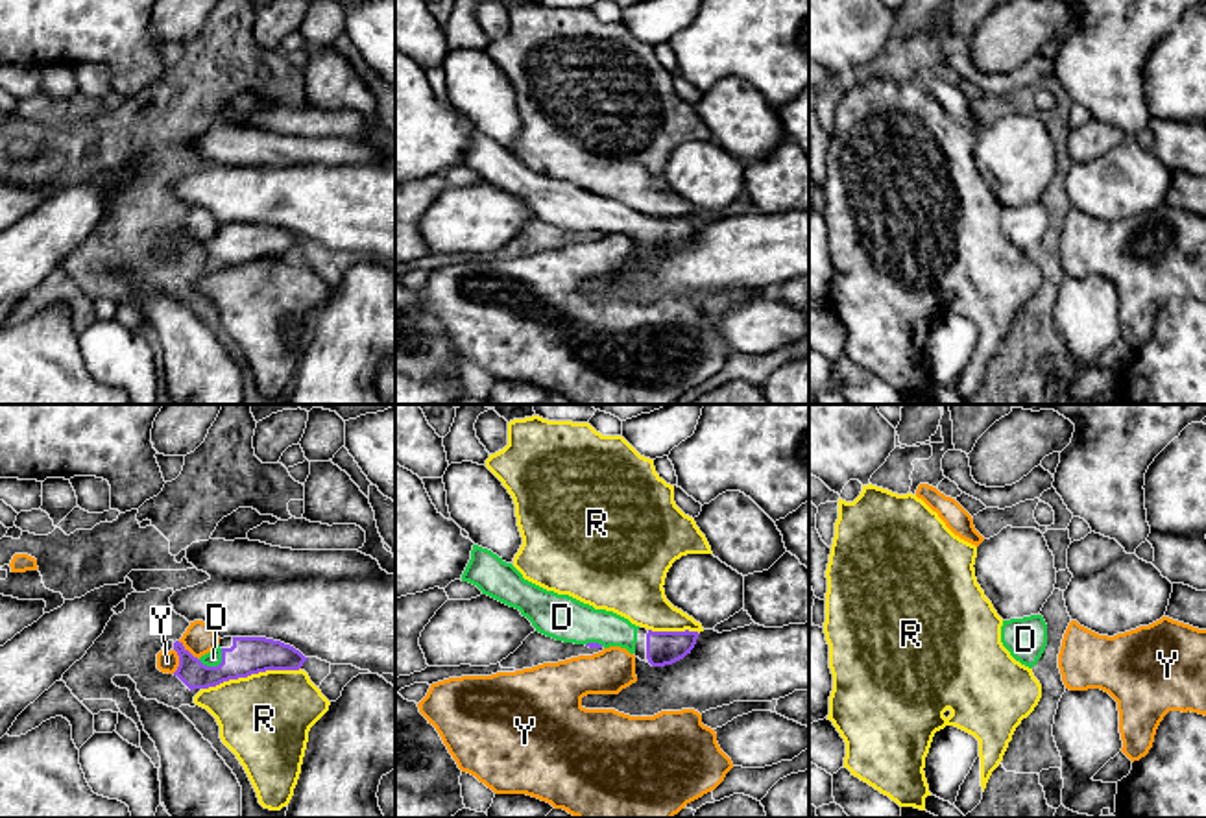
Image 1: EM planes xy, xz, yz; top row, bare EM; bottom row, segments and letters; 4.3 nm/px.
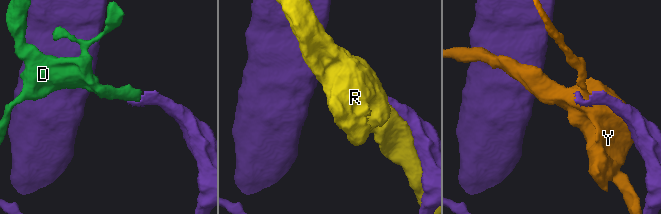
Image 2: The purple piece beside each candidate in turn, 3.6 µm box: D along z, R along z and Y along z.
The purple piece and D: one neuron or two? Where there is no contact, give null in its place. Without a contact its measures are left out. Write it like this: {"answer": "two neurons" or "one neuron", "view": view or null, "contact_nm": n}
{"answer": "one neuron", "view": "xy", "contact_nm": 120}

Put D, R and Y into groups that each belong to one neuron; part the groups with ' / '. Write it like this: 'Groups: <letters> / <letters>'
Groups: D / R / Y

